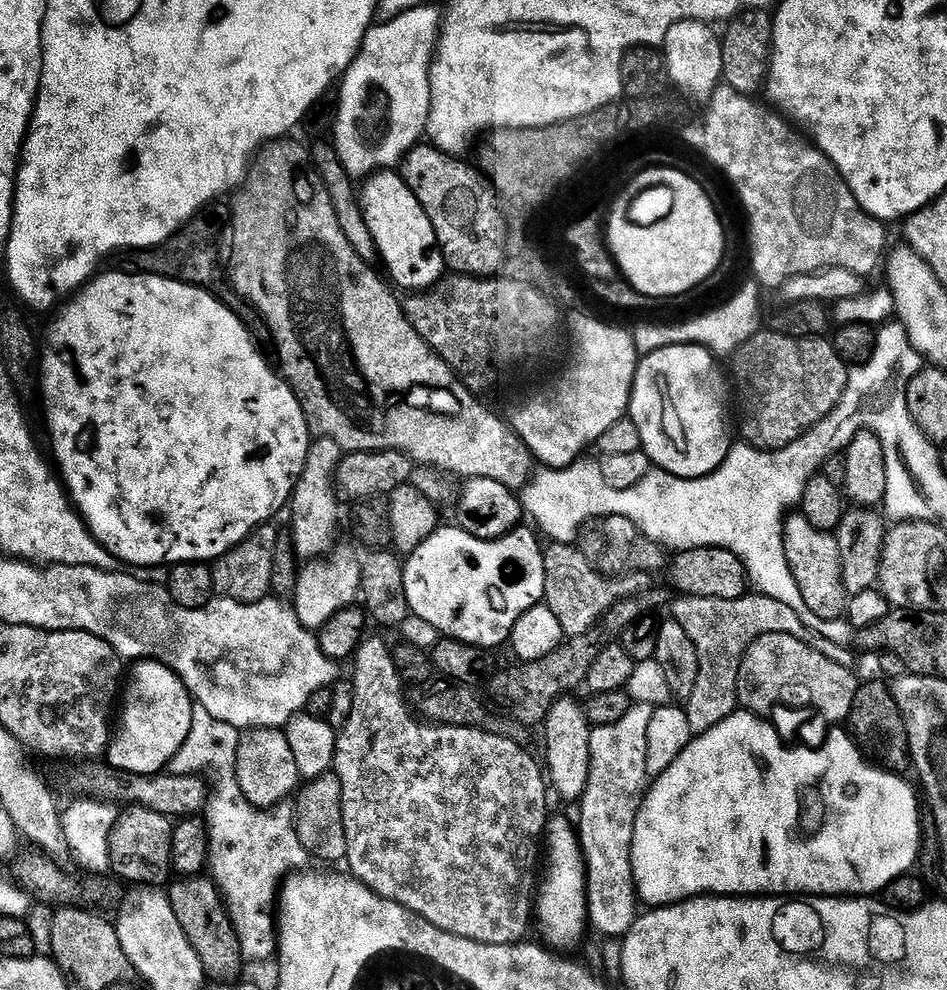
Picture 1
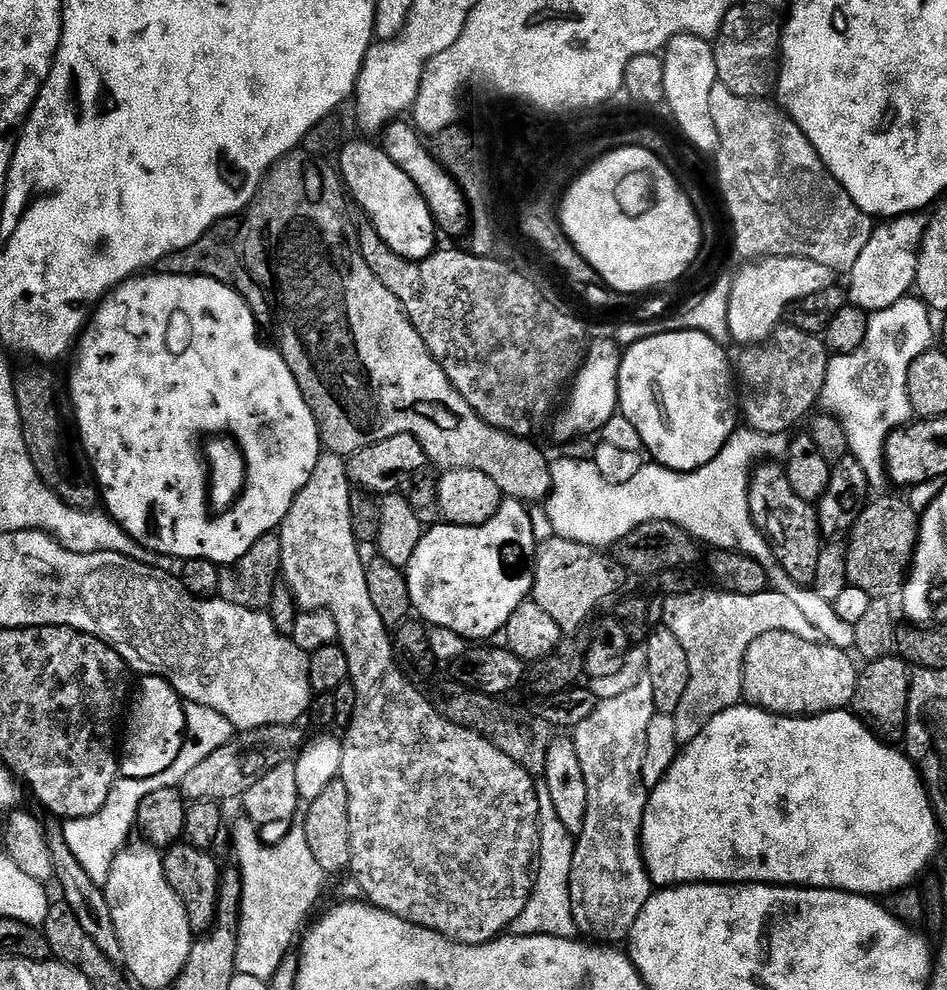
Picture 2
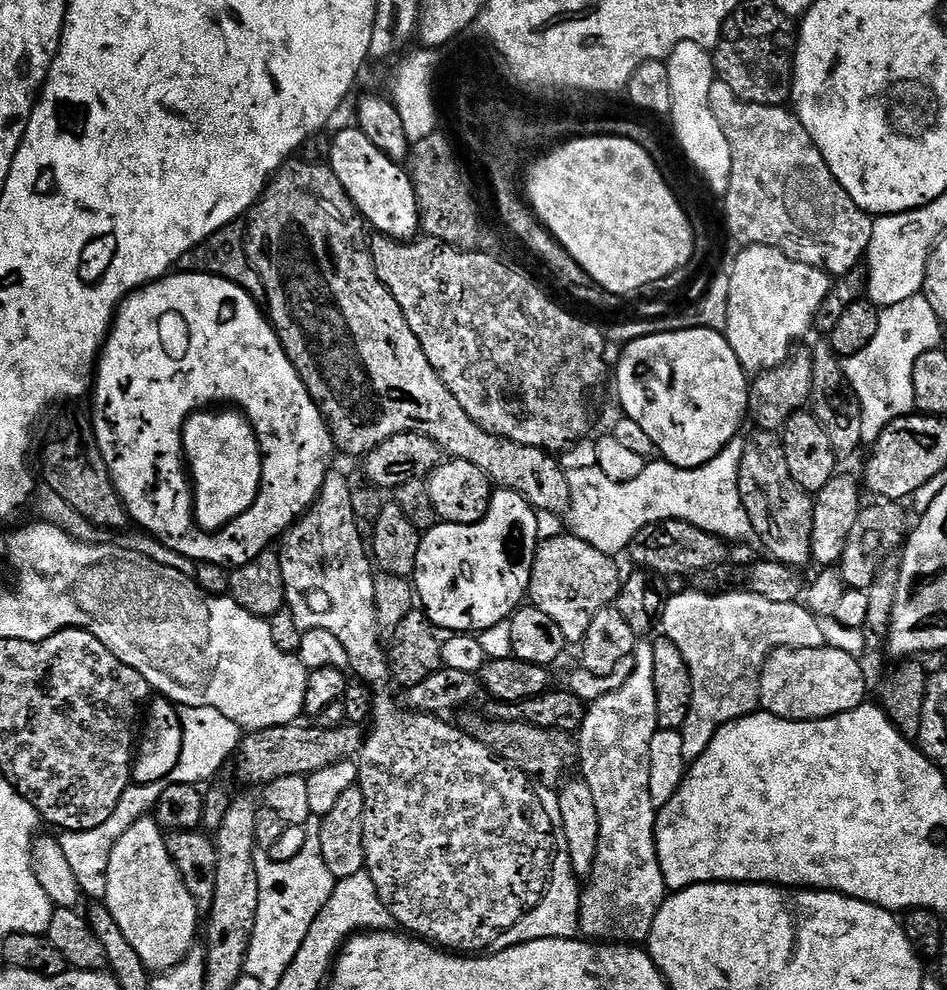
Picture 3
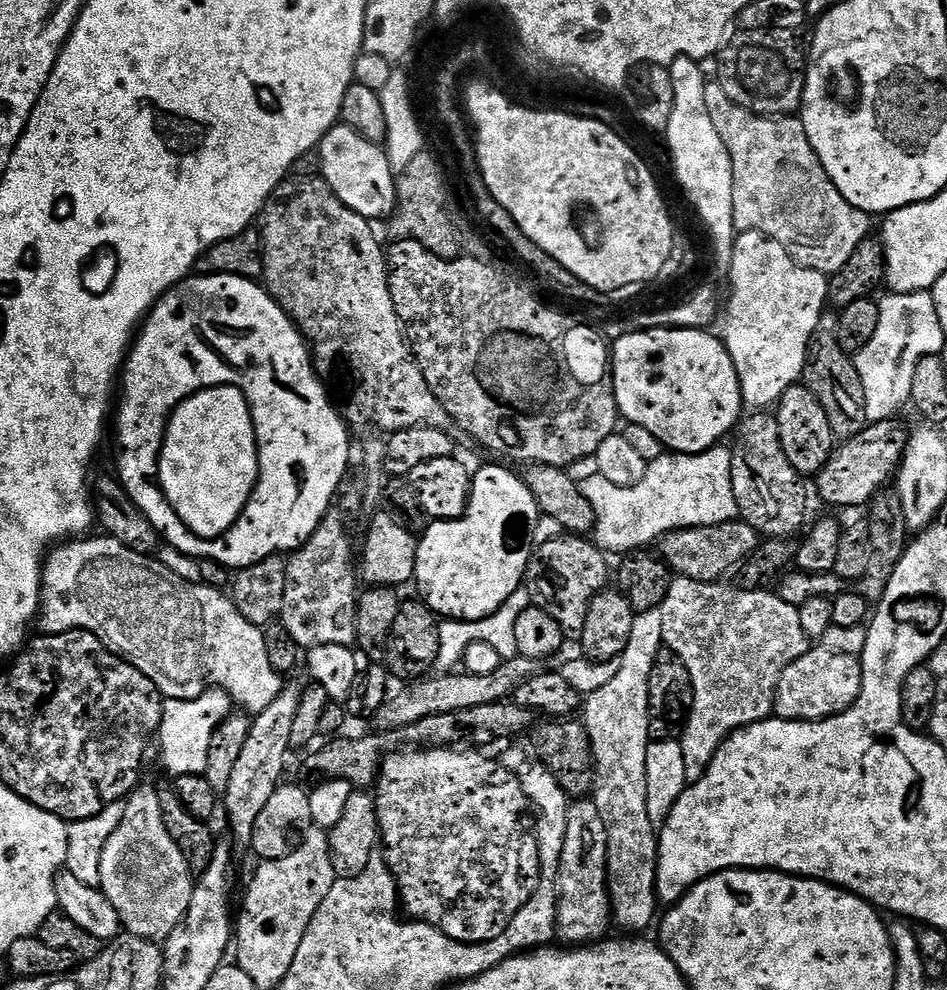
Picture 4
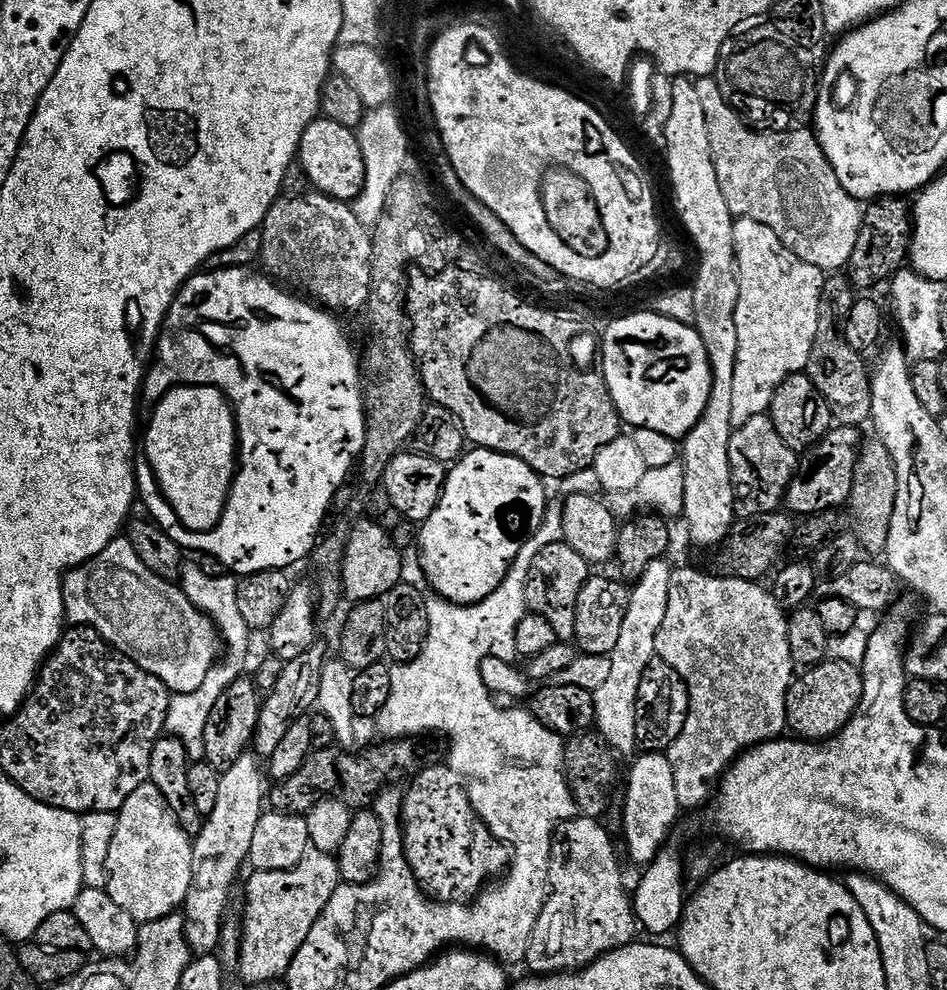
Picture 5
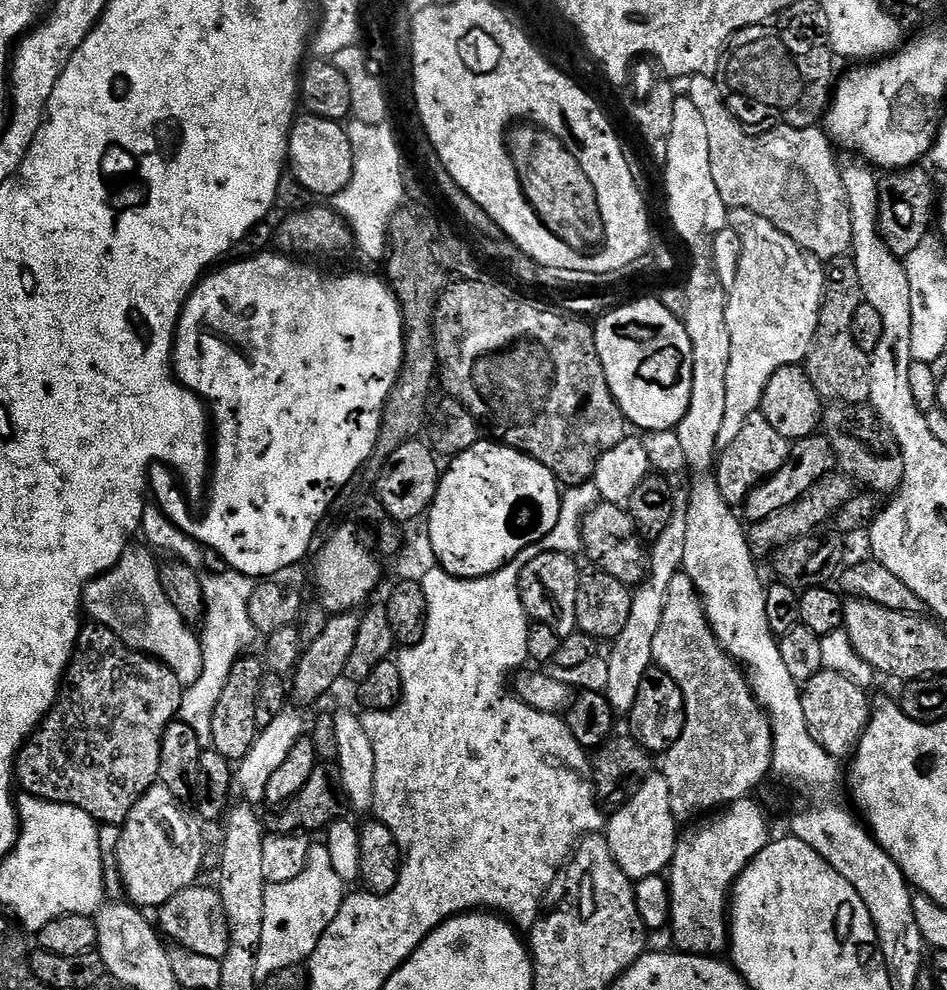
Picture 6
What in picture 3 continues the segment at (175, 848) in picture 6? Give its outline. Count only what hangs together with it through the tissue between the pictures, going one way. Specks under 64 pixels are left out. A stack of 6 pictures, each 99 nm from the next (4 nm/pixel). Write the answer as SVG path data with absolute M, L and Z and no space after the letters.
M155 819L136 820L125 830L109 856L106 892L102 900L105 905L108 904L108 912L112 915L117 930L124 935L125 942L133 948L131 951L142 958L145 968L153 973L159 974L172 968L193 947L192 939L196 936L196 900L192 897L192 891L184 883L175 862L167 852L165 833Z

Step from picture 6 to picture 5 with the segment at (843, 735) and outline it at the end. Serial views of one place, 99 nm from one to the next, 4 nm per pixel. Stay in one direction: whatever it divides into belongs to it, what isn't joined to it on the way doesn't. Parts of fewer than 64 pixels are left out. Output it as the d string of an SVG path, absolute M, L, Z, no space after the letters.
M829 658L800 675L793 679L792 689L788 691L788 728L796 731L793 733L801 740L826 741L840 733L858 710L864 673L855 664Z

